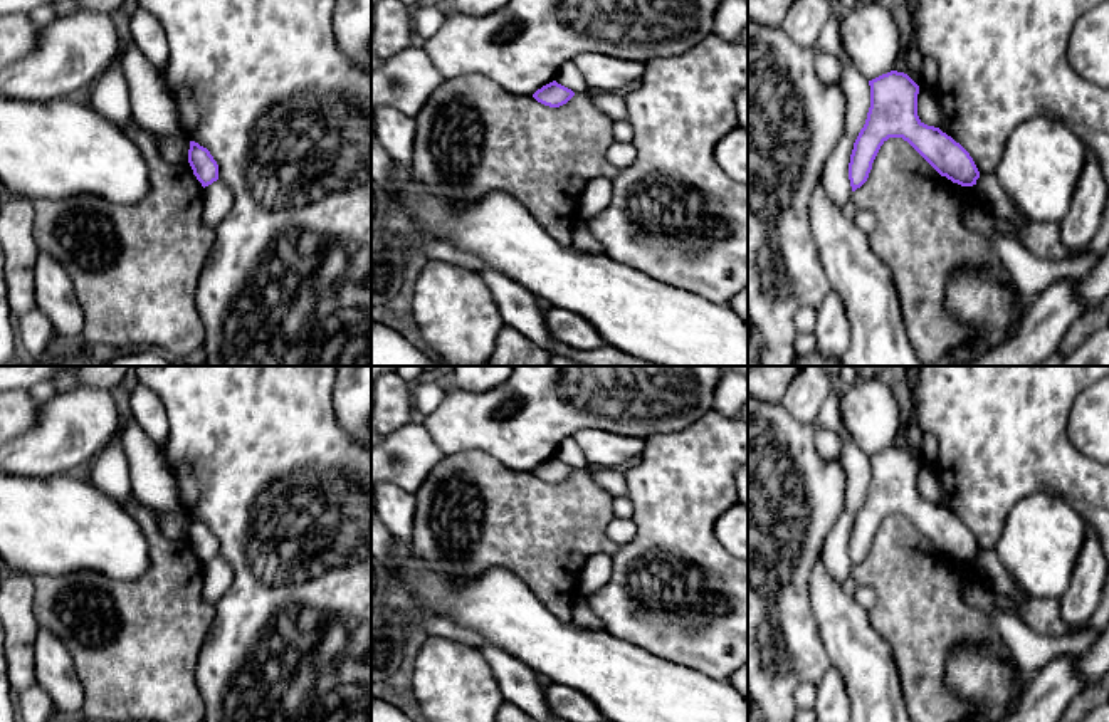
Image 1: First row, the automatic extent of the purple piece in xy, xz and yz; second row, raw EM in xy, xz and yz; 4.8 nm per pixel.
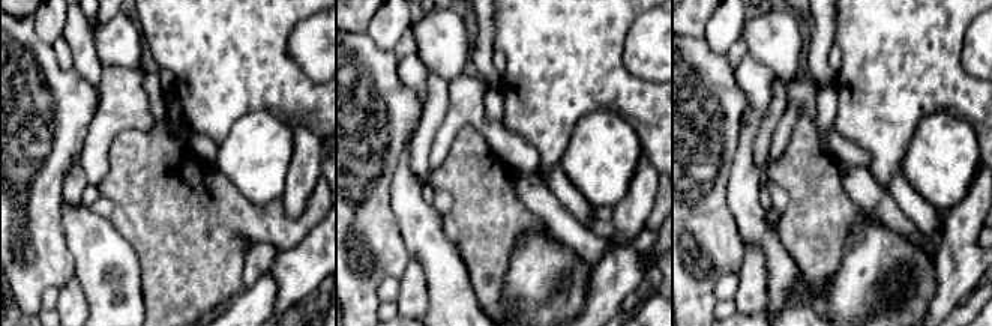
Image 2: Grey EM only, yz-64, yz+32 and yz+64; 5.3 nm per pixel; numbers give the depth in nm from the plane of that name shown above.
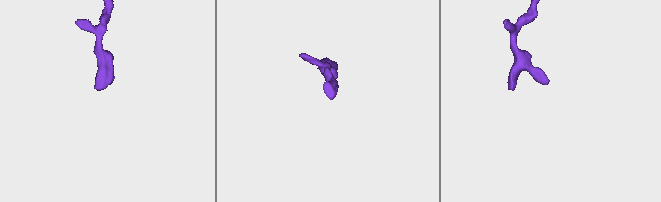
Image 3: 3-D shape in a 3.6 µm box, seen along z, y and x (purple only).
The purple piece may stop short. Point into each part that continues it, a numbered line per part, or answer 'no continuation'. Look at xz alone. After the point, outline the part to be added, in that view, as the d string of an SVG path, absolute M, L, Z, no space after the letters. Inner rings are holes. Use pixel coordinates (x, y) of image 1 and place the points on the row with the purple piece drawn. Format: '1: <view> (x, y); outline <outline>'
no continuation

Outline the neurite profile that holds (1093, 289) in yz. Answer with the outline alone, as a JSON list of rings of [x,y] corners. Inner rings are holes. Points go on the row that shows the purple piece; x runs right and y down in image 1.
[[[1109,247],[1089,274],[1074,280],[1074,294],[1082,304],[1082,316],[1109,299]]]

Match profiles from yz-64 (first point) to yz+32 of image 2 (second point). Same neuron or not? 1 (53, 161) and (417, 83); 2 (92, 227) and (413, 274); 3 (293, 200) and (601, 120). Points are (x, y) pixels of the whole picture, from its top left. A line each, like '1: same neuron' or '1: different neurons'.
1: different neurons
2: different neurons
3: different neurons

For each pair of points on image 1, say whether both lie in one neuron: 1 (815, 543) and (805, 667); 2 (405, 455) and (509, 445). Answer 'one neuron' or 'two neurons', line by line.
1: one neuron
2: two neurons

